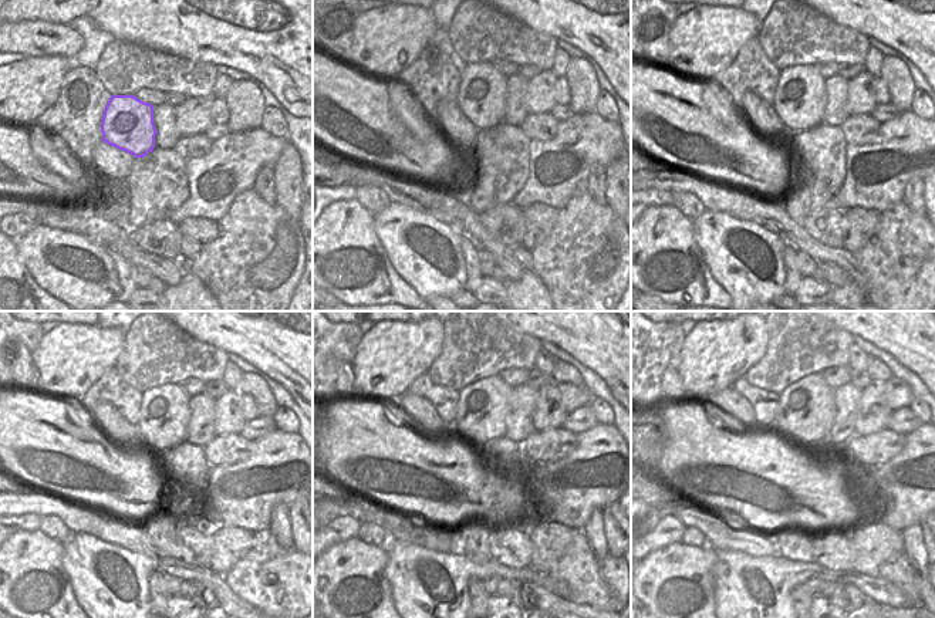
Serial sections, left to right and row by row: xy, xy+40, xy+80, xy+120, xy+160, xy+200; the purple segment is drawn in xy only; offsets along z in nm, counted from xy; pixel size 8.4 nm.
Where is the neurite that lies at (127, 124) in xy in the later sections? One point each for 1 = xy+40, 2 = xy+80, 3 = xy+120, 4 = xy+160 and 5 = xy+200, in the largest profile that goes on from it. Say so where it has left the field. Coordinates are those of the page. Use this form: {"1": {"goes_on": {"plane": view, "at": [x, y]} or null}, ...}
{"1": {"goes_on": {"plane": "xy+40", "at": [480, 104]}}, "2": {"goes_on": {"plane": "xy+80", "at": [799, 102]}}, "3": {"goes_on": {"plane": "xy+120", "at": [165, 412]}}, "4": {"goes_on": {"plane": "xy+160", "at": [482, 409]}}, "5": {"goes_on": {"plane": "xy+200", "at": [806, 412]}}}

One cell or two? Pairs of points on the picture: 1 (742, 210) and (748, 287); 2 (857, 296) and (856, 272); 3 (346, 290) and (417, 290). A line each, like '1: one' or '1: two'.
1: two
2: two
3: two

